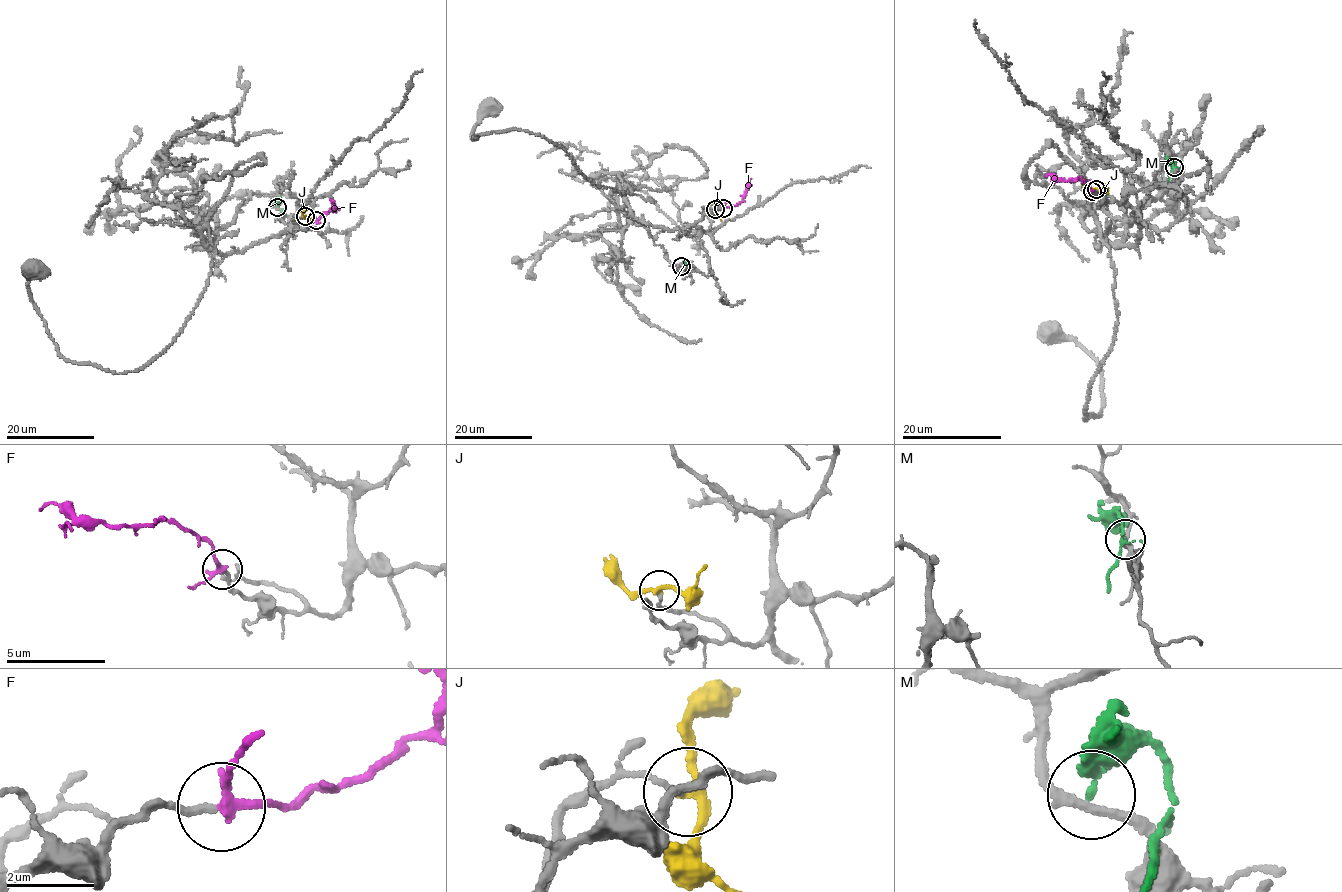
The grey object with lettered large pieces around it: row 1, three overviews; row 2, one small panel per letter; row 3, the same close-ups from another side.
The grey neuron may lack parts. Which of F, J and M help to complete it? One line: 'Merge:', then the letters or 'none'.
Merge: F

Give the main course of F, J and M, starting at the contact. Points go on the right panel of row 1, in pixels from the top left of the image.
F: (1092, 191), (1087, 183), (1077, 178), (1066, 180), (1046, 175)
J: (1096, 189), (1090, 189), (1083, 180)
M: (1174, 167), (1171, 162), (1170, 180)

